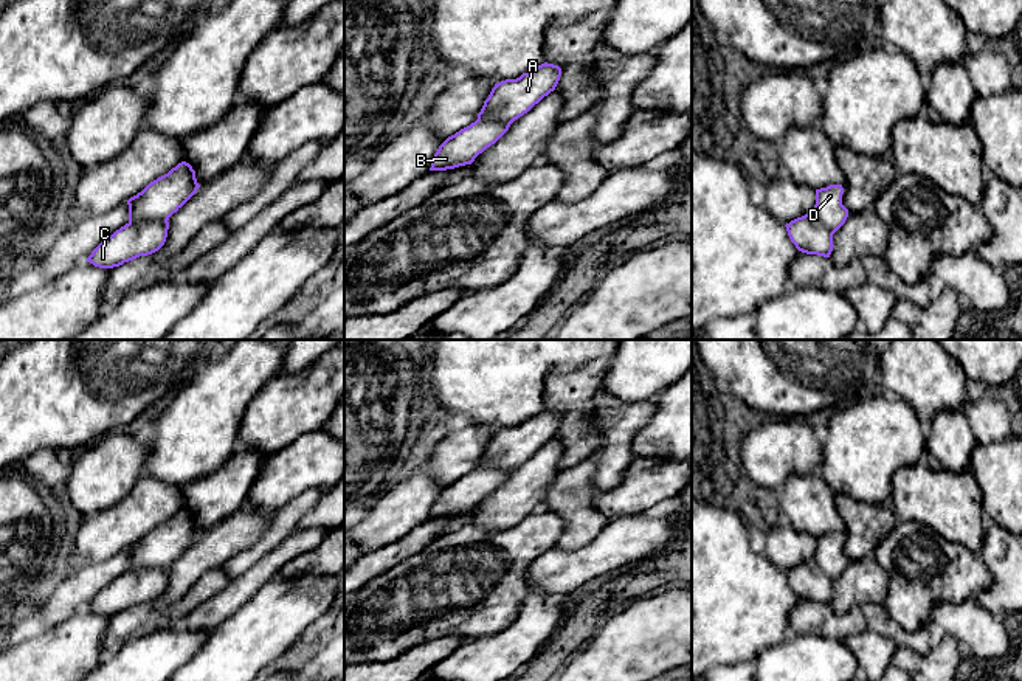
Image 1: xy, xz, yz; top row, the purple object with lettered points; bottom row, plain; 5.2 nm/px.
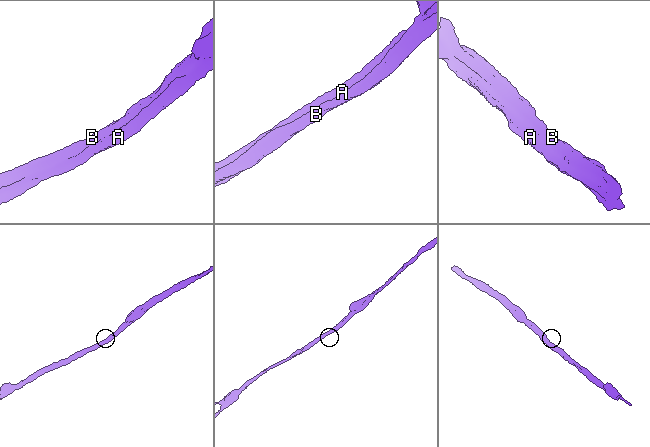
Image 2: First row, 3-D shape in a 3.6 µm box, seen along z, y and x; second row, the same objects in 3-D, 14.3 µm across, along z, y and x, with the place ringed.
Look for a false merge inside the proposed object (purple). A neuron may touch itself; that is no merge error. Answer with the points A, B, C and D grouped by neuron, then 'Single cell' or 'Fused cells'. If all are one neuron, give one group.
Groups: A C / B D. Fused cells

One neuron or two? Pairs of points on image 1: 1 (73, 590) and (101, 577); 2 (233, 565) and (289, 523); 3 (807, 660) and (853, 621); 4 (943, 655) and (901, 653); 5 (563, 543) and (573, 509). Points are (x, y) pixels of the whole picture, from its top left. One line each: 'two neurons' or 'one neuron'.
1: one neuron
2: one neuron
3: two neurons
4: one neuron
5: one neuron

